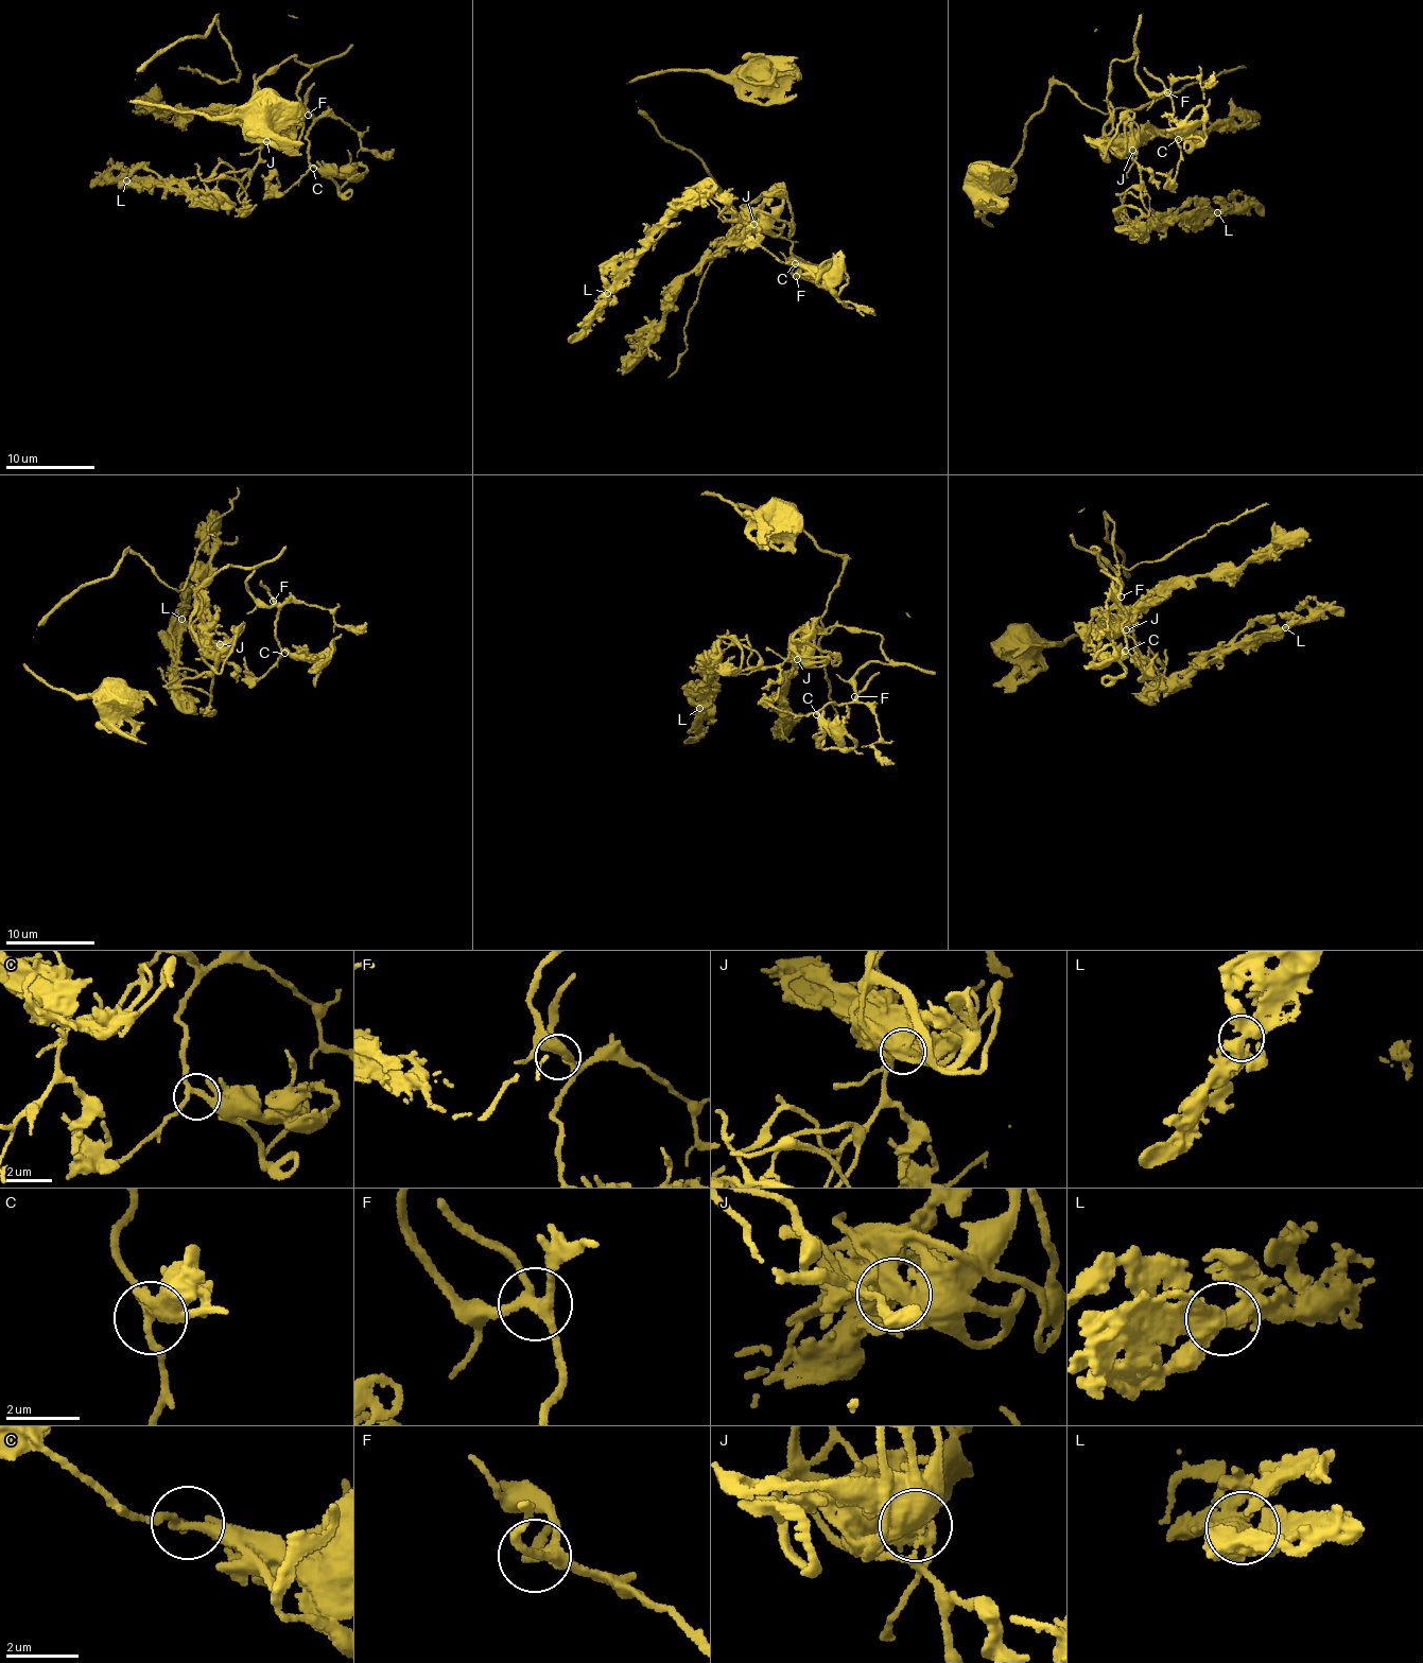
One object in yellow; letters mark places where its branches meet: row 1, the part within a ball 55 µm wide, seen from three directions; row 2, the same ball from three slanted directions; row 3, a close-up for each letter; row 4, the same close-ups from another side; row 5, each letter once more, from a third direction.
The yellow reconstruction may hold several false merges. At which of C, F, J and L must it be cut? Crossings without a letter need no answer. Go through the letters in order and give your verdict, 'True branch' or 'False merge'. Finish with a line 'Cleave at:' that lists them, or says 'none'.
C: True branch
F: True branch
J: True branch
L: True branch
Cleave at: none

